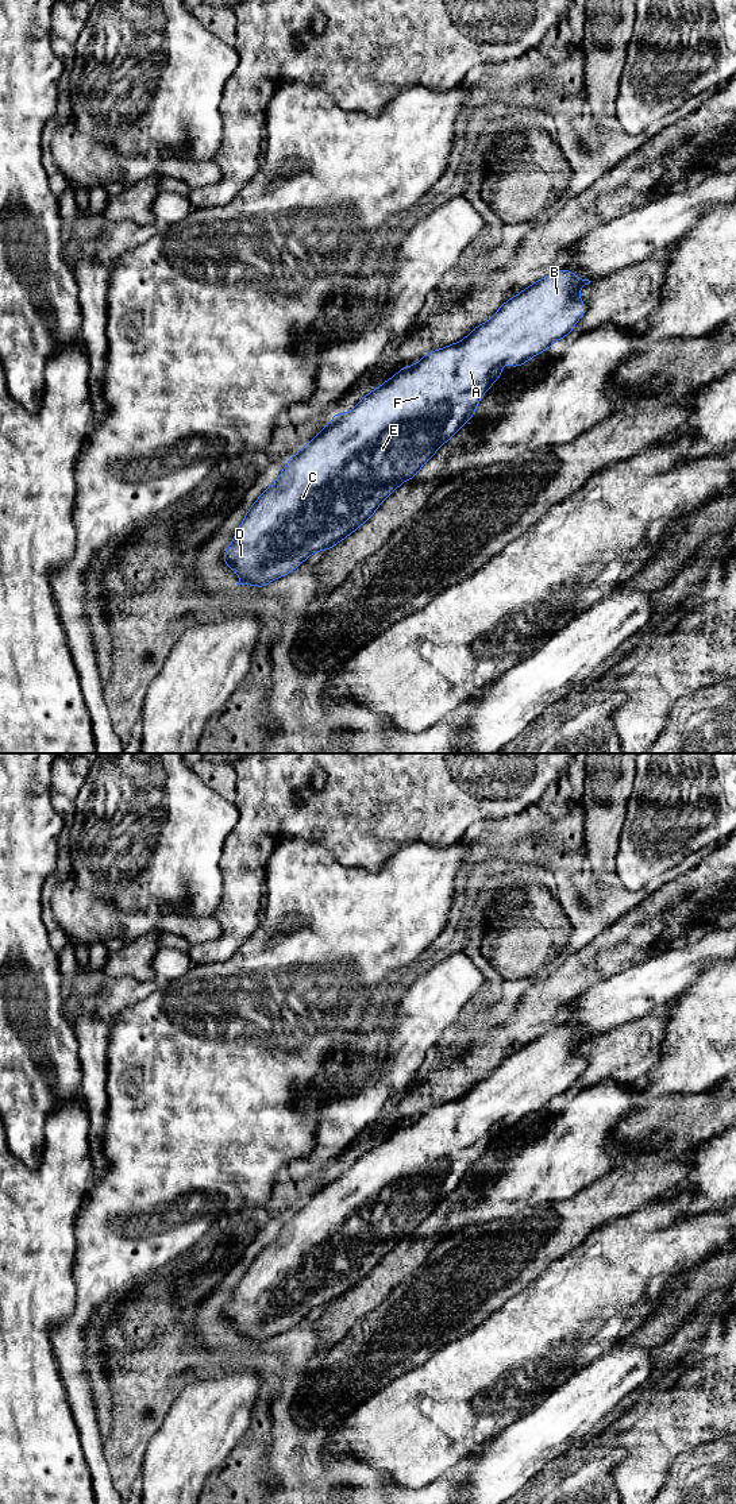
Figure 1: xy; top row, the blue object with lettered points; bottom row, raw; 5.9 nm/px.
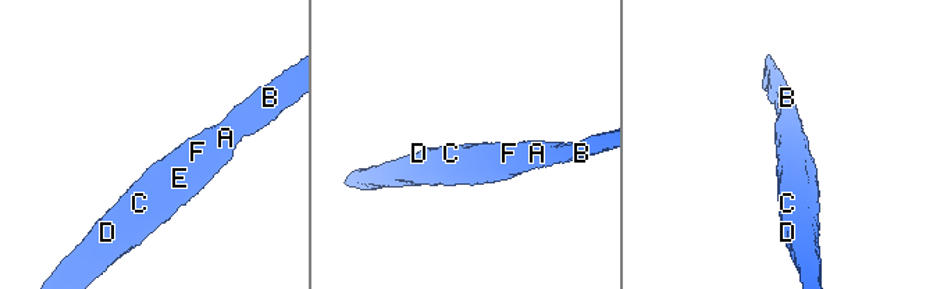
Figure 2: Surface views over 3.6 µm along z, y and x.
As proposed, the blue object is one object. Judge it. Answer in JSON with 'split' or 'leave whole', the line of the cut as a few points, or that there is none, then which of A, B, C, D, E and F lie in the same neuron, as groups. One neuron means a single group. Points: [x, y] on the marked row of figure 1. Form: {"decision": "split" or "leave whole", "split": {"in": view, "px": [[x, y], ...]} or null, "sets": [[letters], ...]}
{"decision": "leave whole", "split": null, "sets": [["A", "B", "C", "D", "E", "F"]]}

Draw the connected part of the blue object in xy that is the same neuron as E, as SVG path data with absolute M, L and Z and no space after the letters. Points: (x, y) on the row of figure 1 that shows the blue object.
M566 269L558 270L509 298L490 320L475 327L463 340L431 351L420 362L401 369L363 397L350 413L335 413L331 423L289 459L278 479L248 508L232 544L224 551L223 563L240 576L236 585L265 587L288 575L308 556L332 548L357 531L386 497L402 482L412 479L439 447L473 419L485 392L501 378L504 362L510 367L524 365L573 331L585 313L578 292L590 282Z

